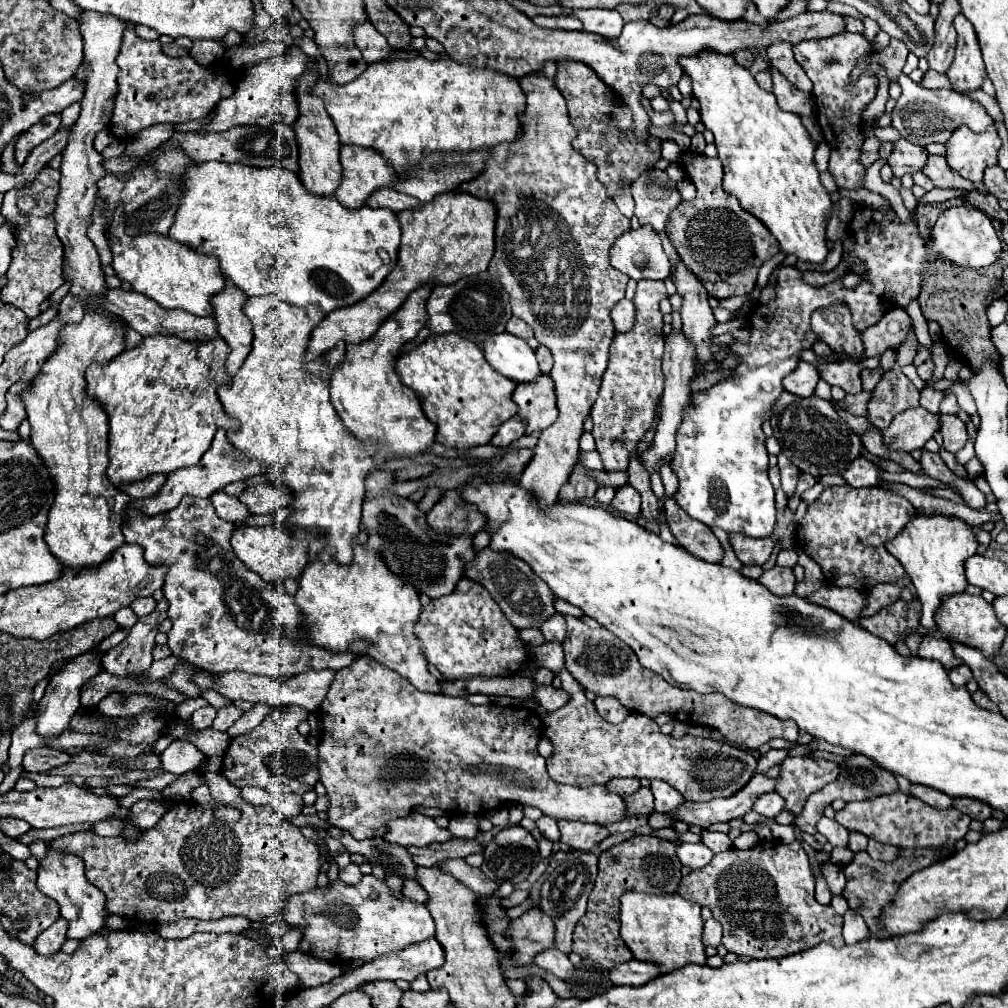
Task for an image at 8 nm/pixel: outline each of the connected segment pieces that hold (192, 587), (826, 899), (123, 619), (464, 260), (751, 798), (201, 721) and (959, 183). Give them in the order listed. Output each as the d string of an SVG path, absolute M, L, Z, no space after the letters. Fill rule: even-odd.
M184 496L180 500L180 504L168 512L160 512L156 516L146 516L144 512L140 512L138 508L132 508L128 510L128 516L124 518L124 524L122 524L122 532L126 536L126 542L134 542L138 546L144 548L144 558L148 564L152 566L166 566L168 572L166 572L166 582L164 582L164 596L166 600L170 602L170 608L168 608L168 618L172 622L172 630L168 632L168 648L172 650L172 656L184 660L184 662L190 662L190 664L196 664L204 670L212 670L212 672L218 672L218 670L242 670L242 672L250 672L250 674L264 674L264 676L272 676L272 678L278 678L278 680L286 680L288 676L296 676L296 674L302 674L302 672L308 672L308 670L324 670L324 668L332 668L332 670L340 670L348 664L352 664L354 658L359 656L352 656L352 654L334 654L334 652L328 652L324 648L316 648L312 646L306 636L300 632L300 622L302 622L302 616L300 612L296 610L294 606L294 598L290 594L286 594L282 590L280 584L274 584L274 582L266 582L262 580L256 572L248 570L238 558L236 554L232 552L232 546L228 544L228 536L232 534L232 528L234 524L228 522L228 520L222 520L216 516L212 504L208 504L208 500L204 498L196 498L196 496ZM234 576L234 600L226 600L226 590L228 590L228 584L226 584L226 578Z
M820 874L820 876L816 878L816 900L818 900L820 904L830 904L830 898L832 898L832 894L830 894L826 882L822 880L822 874Z
M130 607L120 609L113 618L122 628L131 628L138 620Z
M446 192L422 208L400 212L398 222L402 228L402 242L394 270L364 300L336 308L324 316L308 340L304 364L320 358L324 352L336 346L336 342L360 344L368 340L380 328L380 324L404 304L410 292L426 286L428 282L454 284L460 278L486 272L492 260L496 212L488 200L468 196L466 192Z
M756 774L748 786L736 796L724 798L724 800L710 800L710 802L682 802L678 808L670 812L674 820L696 824L696 826L712 826L718 822L730 822L734 818L742 818L746 812L752 810L758 796L774 792L778 784L778 778L768 778L766 774Z
M204 706L204 708L196 710L196 712L192 714L192 718L190 718L192 728L194 728L196 732L210 728L212 722L214 722L214 718L216 718L216 712L218 712L218 708L214 708L214 706Z
M928 156L926 166L922 168L922 172L934 182L936 188L964 188L964 190L974 190L970 180L964 180L962 176L958 176L958 172L952 172L952 168L948 168L946 156Z

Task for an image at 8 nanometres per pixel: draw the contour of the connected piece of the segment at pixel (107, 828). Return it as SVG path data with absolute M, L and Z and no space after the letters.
M102 820L102 822L96 822L94 826L92 826L92 830L94 832L98 832L98 834L102 834L102 836L116 836L116 834L122 834L122 830L124 830L124 824L122 824L122 820Z

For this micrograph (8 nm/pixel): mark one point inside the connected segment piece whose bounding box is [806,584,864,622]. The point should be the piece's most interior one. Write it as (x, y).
(847, 602)

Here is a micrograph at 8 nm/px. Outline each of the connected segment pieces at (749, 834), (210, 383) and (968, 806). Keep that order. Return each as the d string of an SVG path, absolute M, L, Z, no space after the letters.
M747 831L747 832L742 832L740 836L738 836L734 841L733 841L733 846L735 848L744 850L748 848L754 847L756 844L759 842L759 837L754 831Z
M150 336L150 338L144 338L140 346L136 346L134 350L126 350L124 354L116 356L110 364L106 366L98 366L98 364L92 364L86 372L86 394L88 398L96 400L106 416L108 416L108 426L110 426L110 434L108 434L108 458L110 458L110 464L108 464L108 470L106 470L106 476L110 478L110 482L120 488L122 484L134 484L138 480L144 480L146 476L150 474L156 474L156 472L162 472L162 474L170 474L178 468L184 468L184 466L194 466L196 462L200 462L202 454L210 448L212 444L212 438L216 434L216 430L224 428L224 430L236 430L236 424L234 420L224 412L220 400L218 400L218 394L216 390L222 386L222 384L228 384L228 376L226 376L226 368L224 368L224 362L228 358L228 344L222 340L222 338L216 338L216 340L210 340L208 344L204 342L188 342L188 340L180 340L180 338L172 338L172 336Z
M956 798L954 808L968 814L974 820L980 820L980 822L992 816L992 808L988 804L984 804L984 802L980 802L980 800L968 800L968 798L960 800L960 798Z

